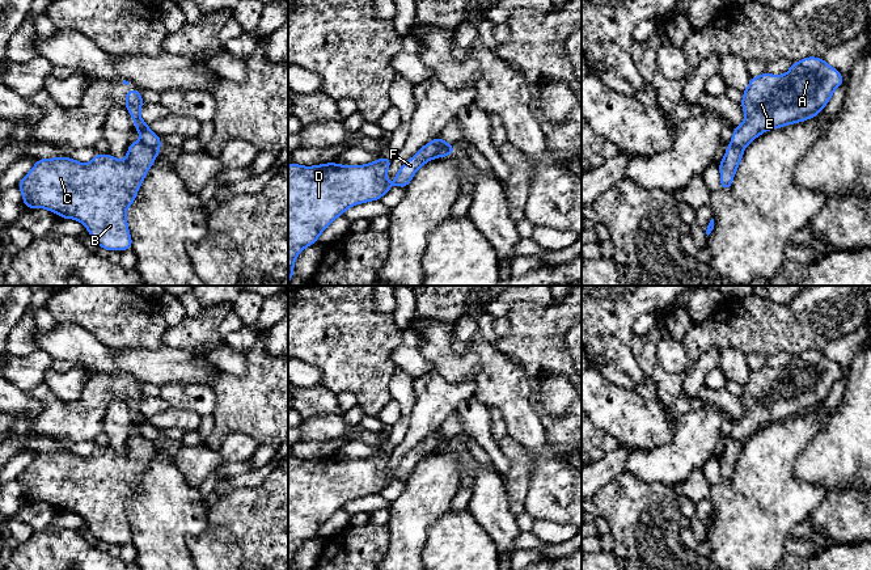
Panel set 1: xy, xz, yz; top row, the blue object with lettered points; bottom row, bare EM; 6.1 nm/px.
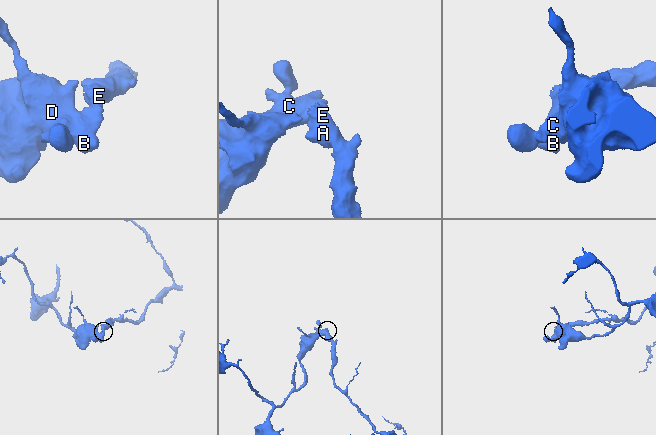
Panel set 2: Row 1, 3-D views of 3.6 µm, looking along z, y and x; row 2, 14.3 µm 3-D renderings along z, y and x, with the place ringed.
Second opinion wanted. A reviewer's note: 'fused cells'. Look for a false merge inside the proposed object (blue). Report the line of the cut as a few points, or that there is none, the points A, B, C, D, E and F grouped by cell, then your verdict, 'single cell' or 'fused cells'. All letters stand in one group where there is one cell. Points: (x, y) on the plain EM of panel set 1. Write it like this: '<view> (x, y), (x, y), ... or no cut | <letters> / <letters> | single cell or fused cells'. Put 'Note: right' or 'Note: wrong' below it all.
xy (140, 434), (159, 443) | A E / B C D F | fused cells
Note: right

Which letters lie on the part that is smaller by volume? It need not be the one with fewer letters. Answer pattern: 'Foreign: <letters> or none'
Foreign: A, E

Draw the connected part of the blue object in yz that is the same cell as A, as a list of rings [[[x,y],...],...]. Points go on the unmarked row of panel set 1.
[[[815,350],[791,356],[785,368],[751,371],[740,397],[745,413],[736,418],[730,438],[744,443],[769,423],[817,410],[843,375],[838,363]]]

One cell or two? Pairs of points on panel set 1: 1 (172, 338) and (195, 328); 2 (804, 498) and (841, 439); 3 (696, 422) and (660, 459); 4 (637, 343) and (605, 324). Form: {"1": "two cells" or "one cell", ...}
{"1": "one cell", "2": "two cells", "3": "one cell", "4": "two cells"}

